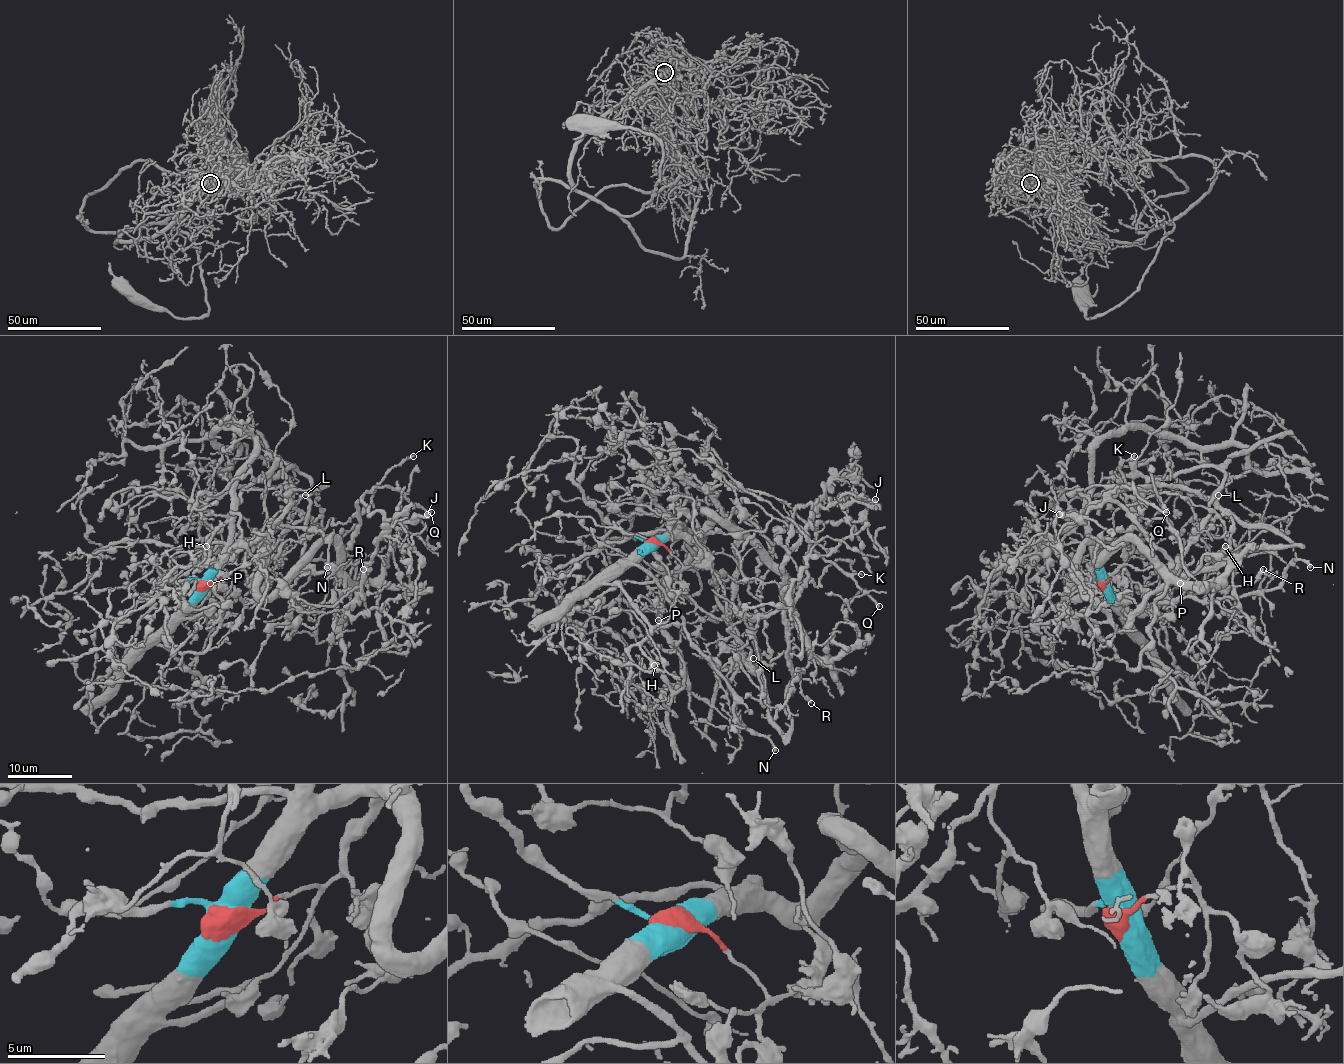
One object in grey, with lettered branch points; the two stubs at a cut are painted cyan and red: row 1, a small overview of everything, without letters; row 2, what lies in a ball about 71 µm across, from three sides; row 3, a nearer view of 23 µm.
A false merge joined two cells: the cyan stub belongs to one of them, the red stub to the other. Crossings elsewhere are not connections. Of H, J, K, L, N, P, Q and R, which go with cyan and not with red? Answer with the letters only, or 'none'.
H, N, P, R

